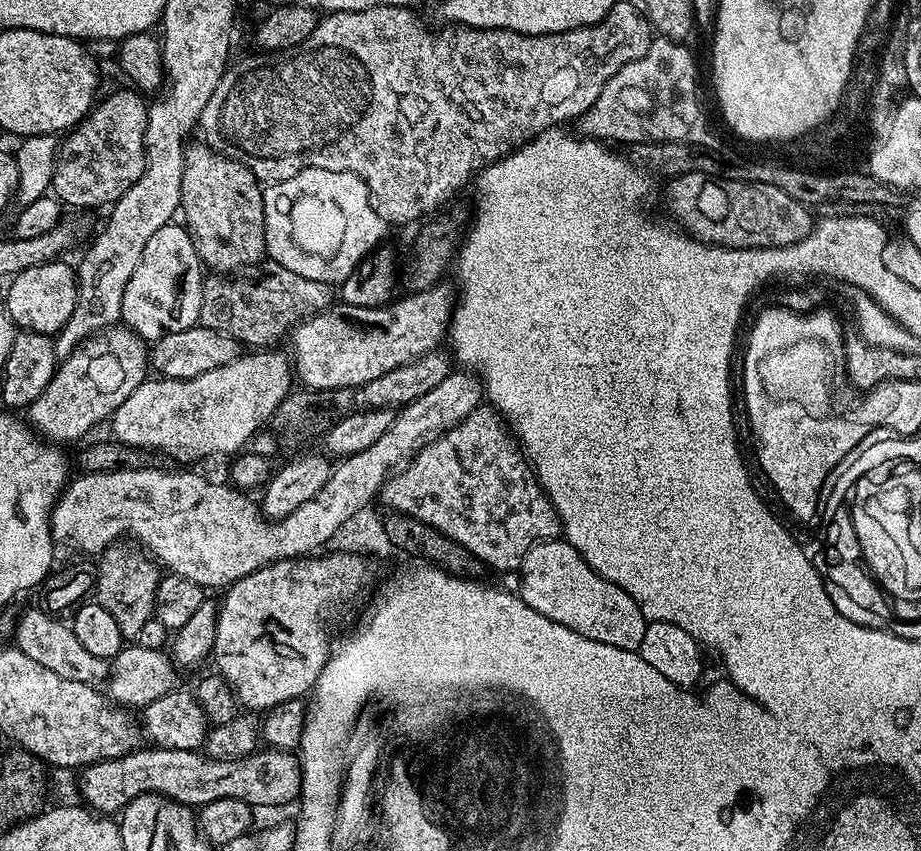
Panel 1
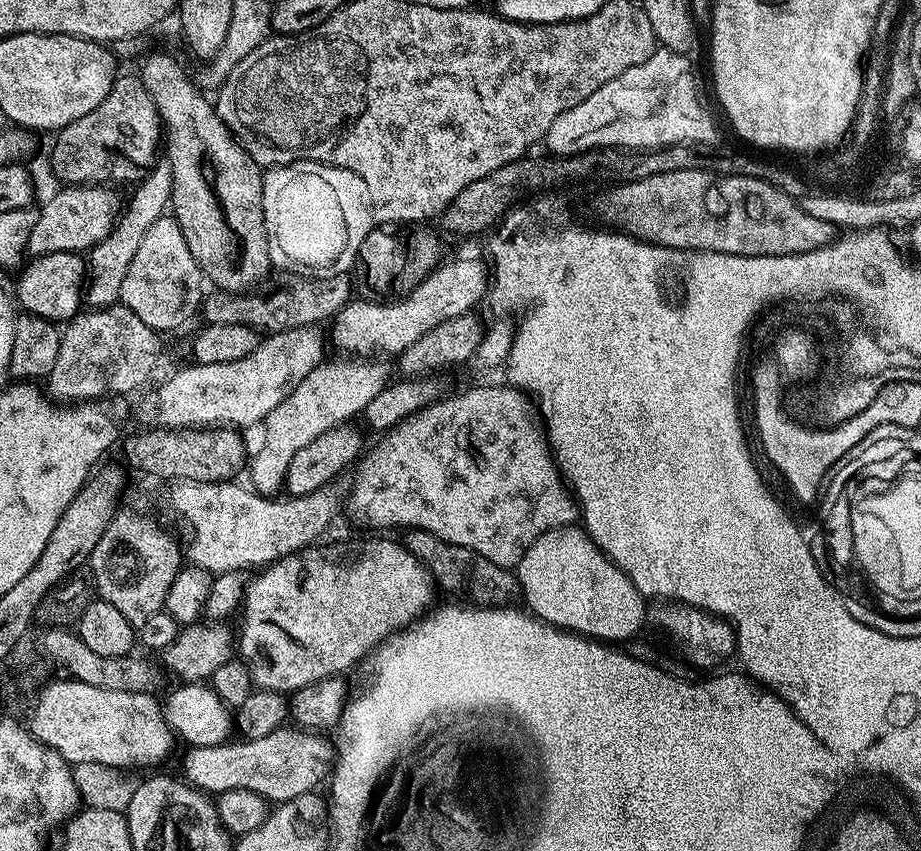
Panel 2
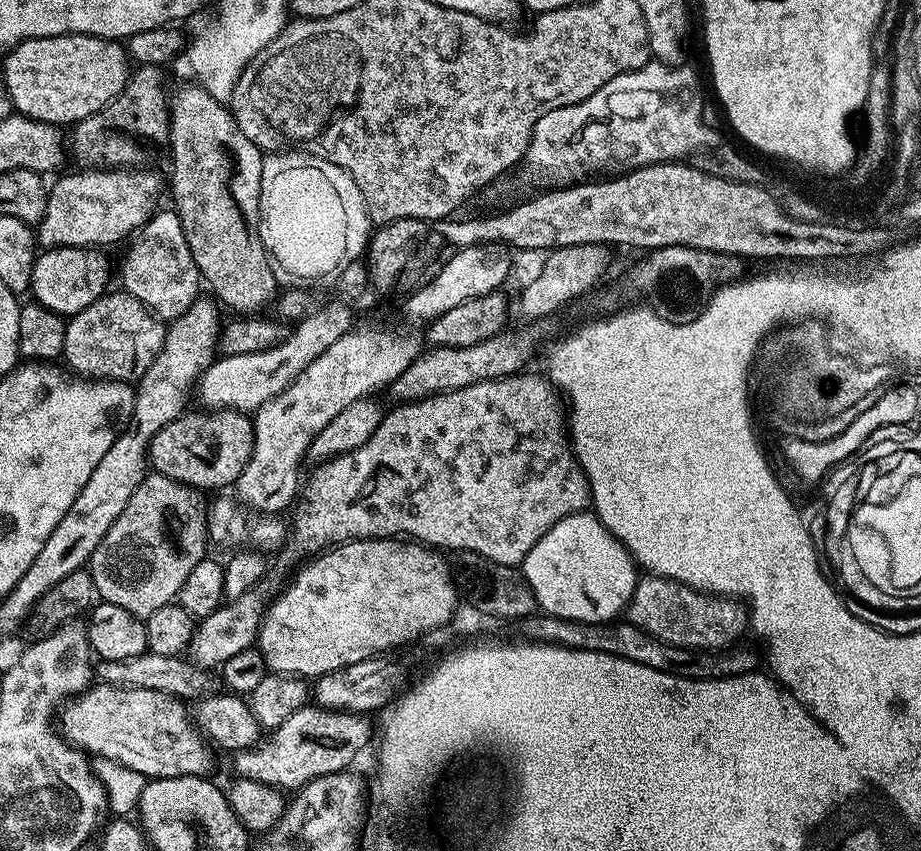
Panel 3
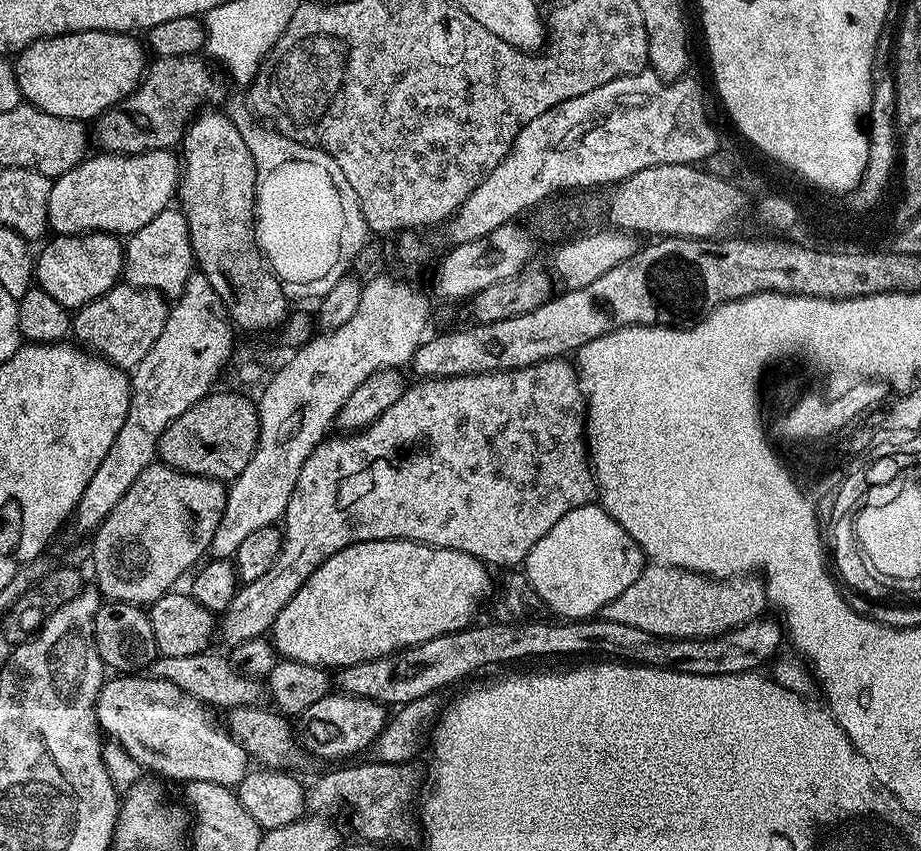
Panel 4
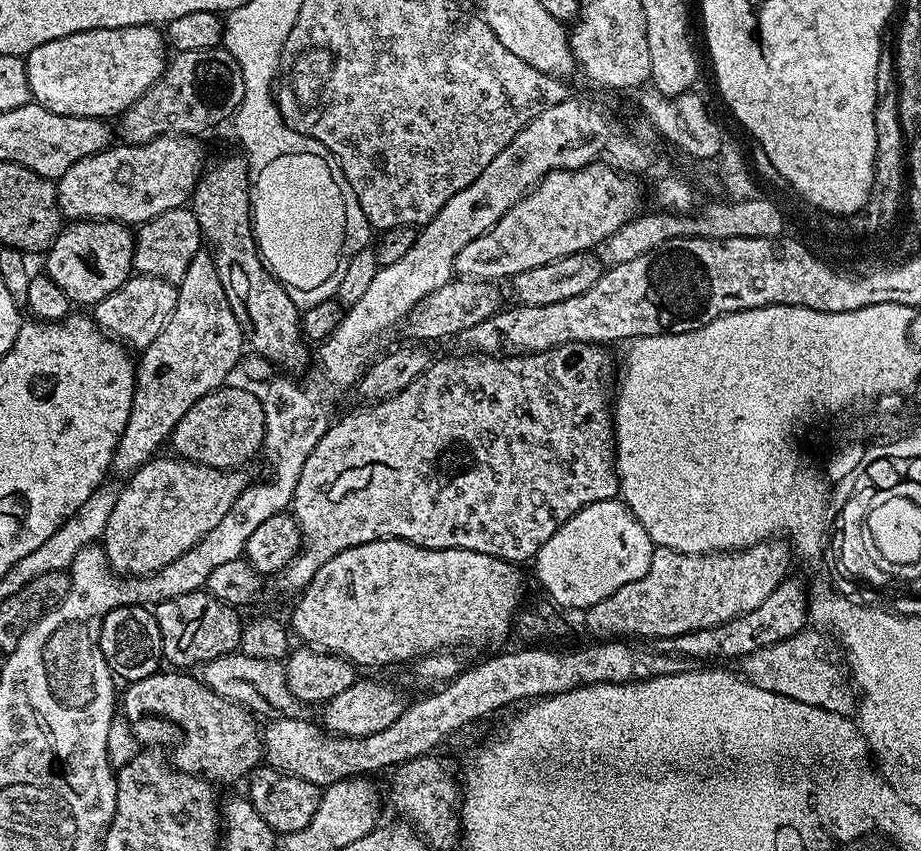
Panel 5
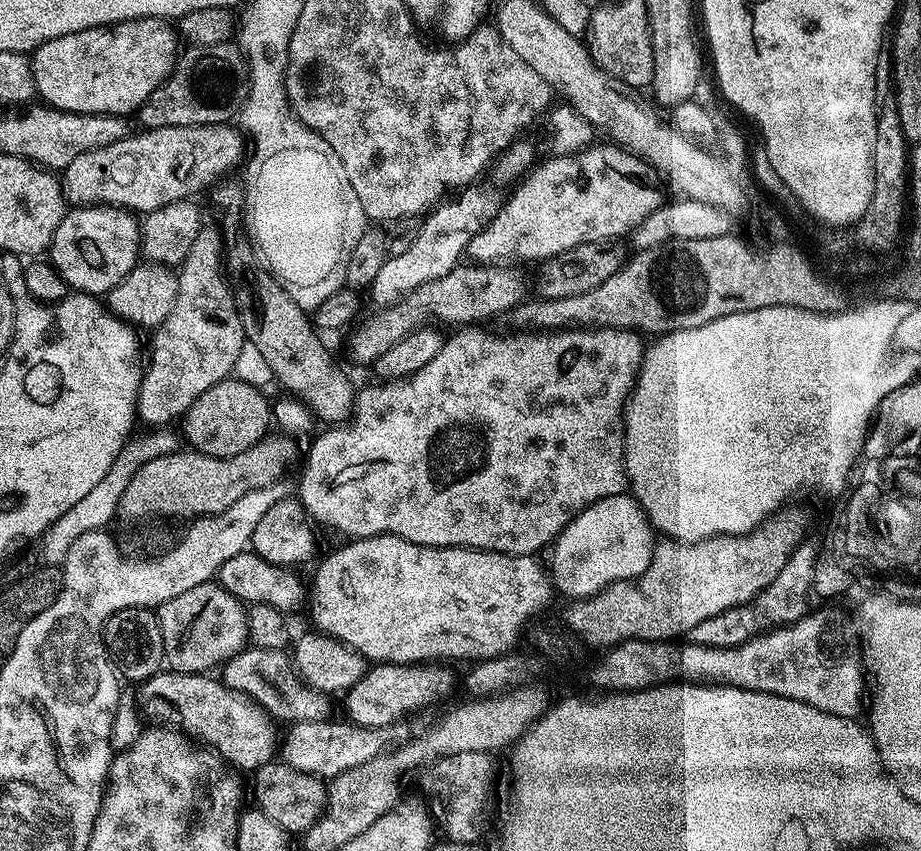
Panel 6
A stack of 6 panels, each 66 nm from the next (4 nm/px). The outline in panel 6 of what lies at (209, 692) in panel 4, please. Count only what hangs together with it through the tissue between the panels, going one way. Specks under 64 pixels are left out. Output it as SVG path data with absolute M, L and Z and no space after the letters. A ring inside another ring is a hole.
M247 647L223 665L221 679L228 688L245 693L277 721L293 724L329 719L333 715L331 697L305 683L286 655L283 649Z

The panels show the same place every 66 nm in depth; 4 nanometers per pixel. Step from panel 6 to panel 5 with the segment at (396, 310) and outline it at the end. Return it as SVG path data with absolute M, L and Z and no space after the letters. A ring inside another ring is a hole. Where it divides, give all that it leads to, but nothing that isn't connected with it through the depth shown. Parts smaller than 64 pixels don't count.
M453 278L441 288L436 288L428 296L408 311L406 325L417 336L417 341L440 340L443 336L459 337L466 330L470 330L478 322L486 322L495 312L501 311L500 292L495 283L490 280L470 280L467 278Z

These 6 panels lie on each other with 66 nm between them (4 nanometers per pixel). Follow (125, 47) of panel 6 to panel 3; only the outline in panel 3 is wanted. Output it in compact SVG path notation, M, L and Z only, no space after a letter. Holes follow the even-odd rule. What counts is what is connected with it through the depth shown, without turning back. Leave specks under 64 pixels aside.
M101 36L34 38L11 48L2 64L2 87L8 91L13 109L19 115L57 126L74 126L105 108L124 89L130 75L125 45Z

